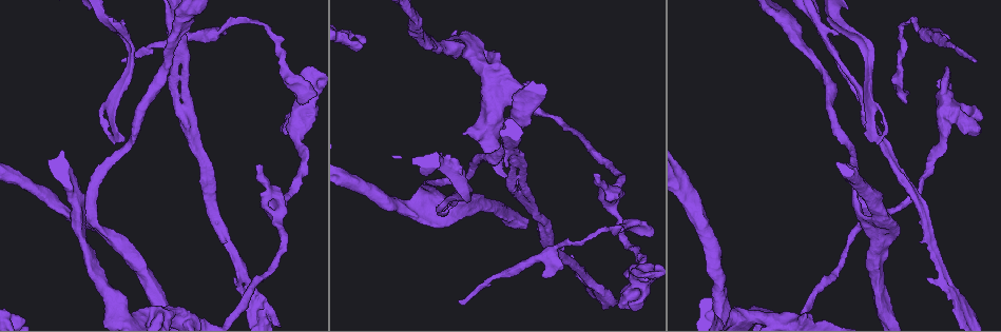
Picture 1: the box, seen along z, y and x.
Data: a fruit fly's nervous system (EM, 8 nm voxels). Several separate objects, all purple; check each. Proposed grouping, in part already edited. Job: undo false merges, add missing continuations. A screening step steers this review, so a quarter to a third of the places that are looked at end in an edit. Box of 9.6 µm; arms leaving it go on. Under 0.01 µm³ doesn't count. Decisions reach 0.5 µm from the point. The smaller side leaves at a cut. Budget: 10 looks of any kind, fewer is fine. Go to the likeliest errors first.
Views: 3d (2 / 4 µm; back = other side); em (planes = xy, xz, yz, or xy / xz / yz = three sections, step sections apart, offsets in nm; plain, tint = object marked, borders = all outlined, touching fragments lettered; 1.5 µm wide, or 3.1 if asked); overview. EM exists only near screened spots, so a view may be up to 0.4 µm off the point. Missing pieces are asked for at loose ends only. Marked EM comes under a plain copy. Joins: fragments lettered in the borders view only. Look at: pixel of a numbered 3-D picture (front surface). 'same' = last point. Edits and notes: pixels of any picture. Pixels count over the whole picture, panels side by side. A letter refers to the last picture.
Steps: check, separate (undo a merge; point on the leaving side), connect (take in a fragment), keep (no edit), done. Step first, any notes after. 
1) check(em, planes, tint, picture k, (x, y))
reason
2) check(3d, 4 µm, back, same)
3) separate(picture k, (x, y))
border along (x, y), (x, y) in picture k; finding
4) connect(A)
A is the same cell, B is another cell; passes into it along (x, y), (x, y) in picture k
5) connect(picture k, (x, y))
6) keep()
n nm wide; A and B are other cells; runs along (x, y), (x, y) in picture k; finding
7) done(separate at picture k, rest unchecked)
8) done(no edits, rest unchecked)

check(3d, 4 µm, picture 1, (977, 133))

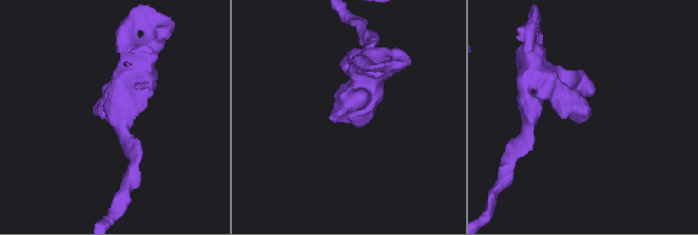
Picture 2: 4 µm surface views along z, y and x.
check(em, planes, borders, picture 2, (587, 116))
now the EM

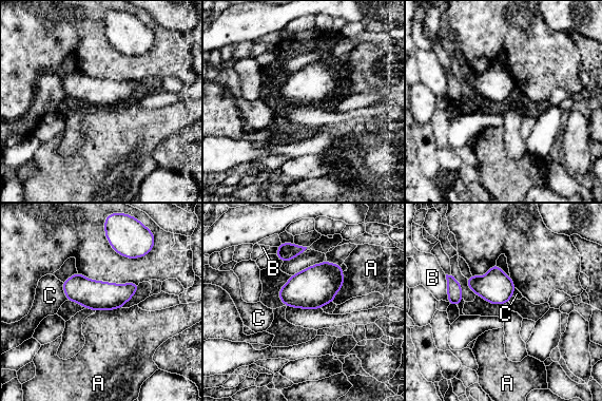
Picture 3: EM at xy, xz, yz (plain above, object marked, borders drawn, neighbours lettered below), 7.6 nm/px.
keep()
A, B and C are other cells; none of them fits

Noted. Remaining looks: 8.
check(em, planes, borders, picture 1, (223, 34))
an open end

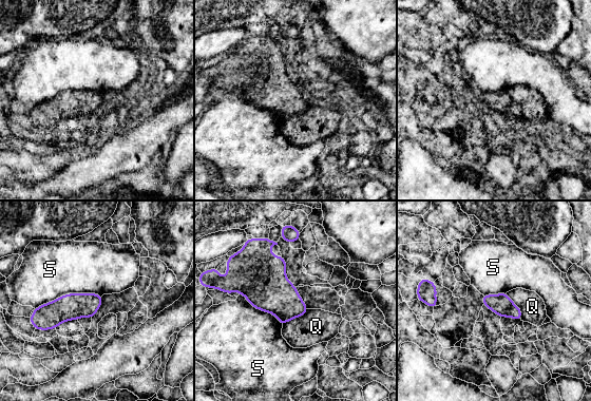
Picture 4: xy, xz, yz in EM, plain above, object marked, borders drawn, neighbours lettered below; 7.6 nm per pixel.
keep()
160 nm wide; Q and S are other cells; border along (506, 292), (519, 308), (521, 320) in picture 4; none of them fits

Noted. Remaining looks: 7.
check(em, planes, tint, picture 1, (595, 288))
two arms at a narrow angle

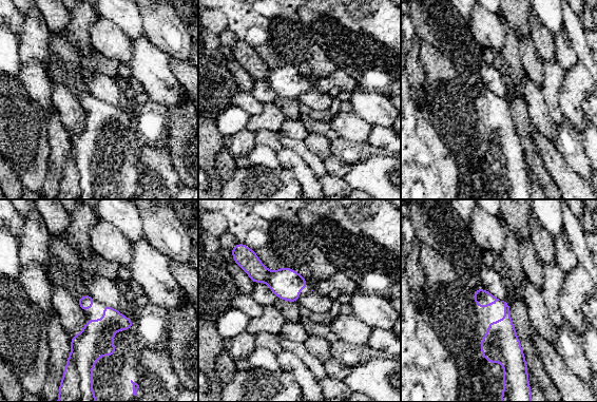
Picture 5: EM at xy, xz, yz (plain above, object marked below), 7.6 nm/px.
check(em, planes, borders, same)

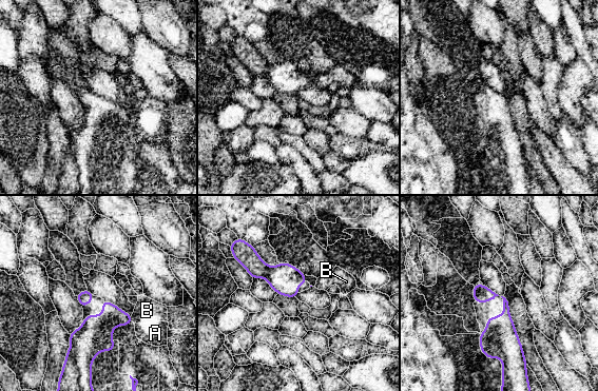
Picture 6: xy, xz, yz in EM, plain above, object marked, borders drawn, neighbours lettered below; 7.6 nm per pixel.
separate(picture 6, (69, 389))
A and B are other cells; border along (71, 349), (77, 367) in picture 6; two cells meet here

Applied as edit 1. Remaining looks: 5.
check(overview)
redraw

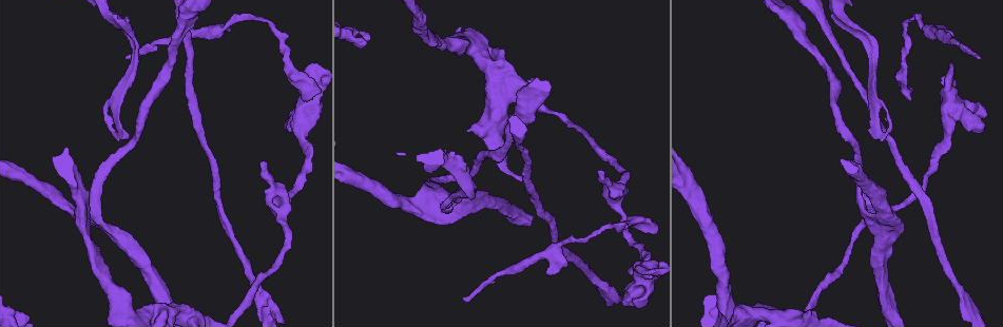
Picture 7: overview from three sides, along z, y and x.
check(3d, 2 µm, picture 7, (450, 198))

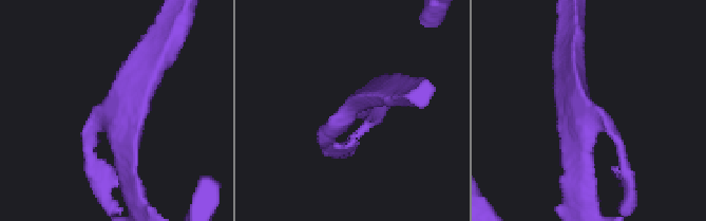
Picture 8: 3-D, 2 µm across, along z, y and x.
check(em, planes, tint, picture 8, (114, 107))

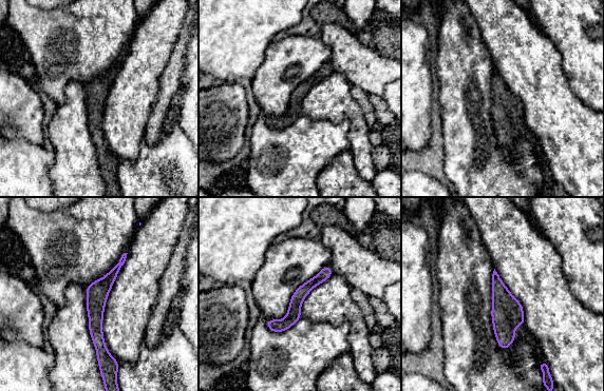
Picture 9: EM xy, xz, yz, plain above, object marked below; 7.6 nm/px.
check(em, planes, borders, same)

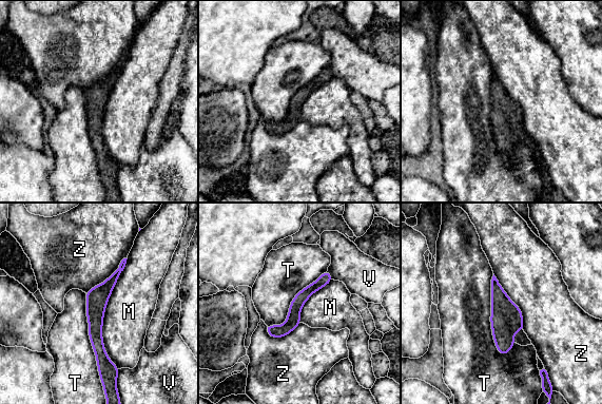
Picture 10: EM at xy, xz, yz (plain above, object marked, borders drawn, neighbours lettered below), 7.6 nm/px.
keep()
M, T, V and Z are other cells; border along (128, 258), (102, 326), (118, 368) in picture 10; continuous, no second cell

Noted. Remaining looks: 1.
done(separate at picture 6, rest unchecked)

